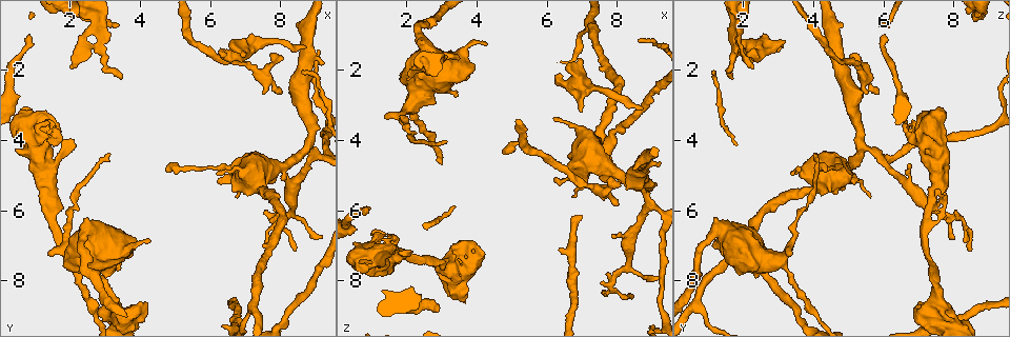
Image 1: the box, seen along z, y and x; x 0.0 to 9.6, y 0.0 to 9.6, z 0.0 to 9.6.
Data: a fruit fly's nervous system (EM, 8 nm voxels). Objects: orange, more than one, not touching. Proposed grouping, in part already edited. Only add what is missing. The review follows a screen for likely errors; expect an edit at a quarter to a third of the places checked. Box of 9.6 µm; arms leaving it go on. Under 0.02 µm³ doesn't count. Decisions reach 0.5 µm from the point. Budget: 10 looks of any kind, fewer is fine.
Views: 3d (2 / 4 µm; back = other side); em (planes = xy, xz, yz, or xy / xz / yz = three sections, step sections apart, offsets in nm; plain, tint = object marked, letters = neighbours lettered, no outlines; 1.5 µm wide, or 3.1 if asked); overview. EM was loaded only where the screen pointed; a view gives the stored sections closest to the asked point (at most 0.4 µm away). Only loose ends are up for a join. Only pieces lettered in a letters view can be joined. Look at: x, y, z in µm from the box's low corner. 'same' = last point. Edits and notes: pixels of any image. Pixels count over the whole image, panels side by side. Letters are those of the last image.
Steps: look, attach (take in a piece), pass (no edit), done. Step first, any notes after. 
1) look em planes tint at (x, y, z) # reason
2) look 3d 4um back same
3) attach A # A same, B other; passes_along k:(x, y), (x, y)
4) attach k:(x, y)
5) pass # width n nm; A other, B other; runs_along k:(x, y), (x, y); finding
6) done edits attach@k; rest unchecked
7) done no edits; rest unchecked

look 3d 4um at (2.00, 3.95, 7.20) # free end

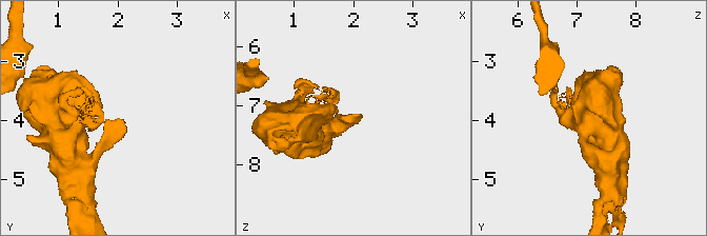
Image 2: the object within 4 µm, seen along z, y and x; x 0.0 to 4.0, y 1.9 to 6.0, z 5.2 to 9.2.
look em planes letters at (2.05, 3.95, 7.20)

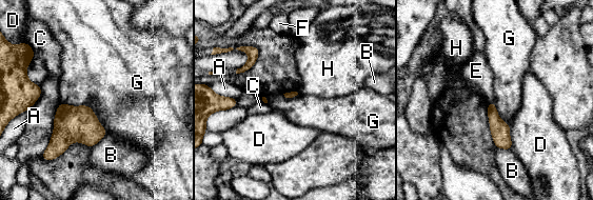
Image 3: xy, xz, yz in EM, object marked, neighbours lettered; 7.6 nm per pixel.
pass # A other, B other, C other, D other, E other, F other, G other, H other; border 3:(60, 101), (89, 105), (106, 132); none of them fits

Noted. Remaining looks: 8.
look 3d 4um at (3.45, 2.20, 1.65) # tapers out

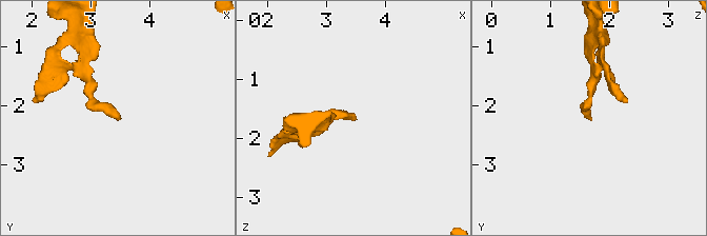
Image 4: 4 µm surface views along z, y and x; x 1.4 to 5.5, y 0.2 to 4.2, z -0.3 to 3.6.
look em planes tint at (3.50, 2.20, 1.65)

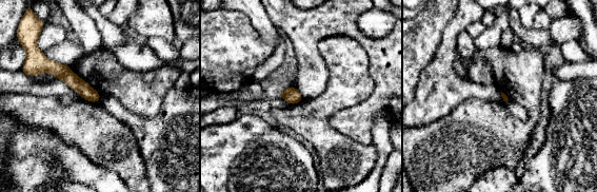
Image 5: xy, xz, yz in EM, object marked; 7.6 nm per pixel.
look em planes letters same # see the neighbours

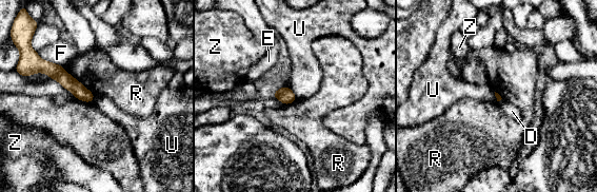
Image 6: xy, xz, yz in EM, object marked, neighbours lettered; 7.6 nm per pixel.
pass # D other, E other, F other, R other, U other, Z other; border 6:(289, 87), (297, 98); no lettered piece goes on from it

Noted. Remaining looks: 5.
look 3d 4um at (7.00, 1.15, 3.20) # an open end

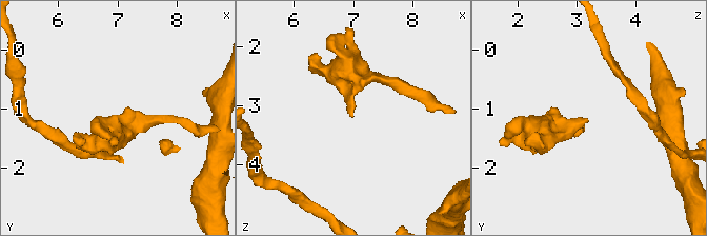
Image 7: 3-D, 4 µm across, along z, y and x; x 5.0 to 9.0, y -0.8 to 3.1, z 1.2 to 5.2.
look em planes letters at (7.00, 1.20, 3.20) # now the EM

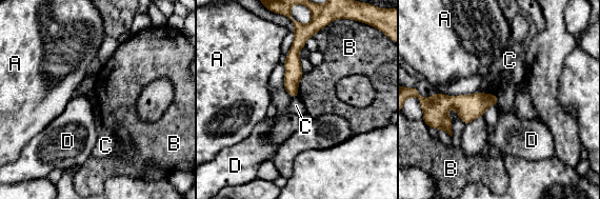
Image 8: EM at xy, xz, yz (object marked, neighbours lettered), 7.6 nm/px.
pass # longest_contact B 200 nm; A other, B other, C other, D other; border 8:(495, 95), (498, 103); none of them fits

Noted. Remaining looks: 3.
look 3d 4um back at (7.75, 1.60, 5.05) # free end

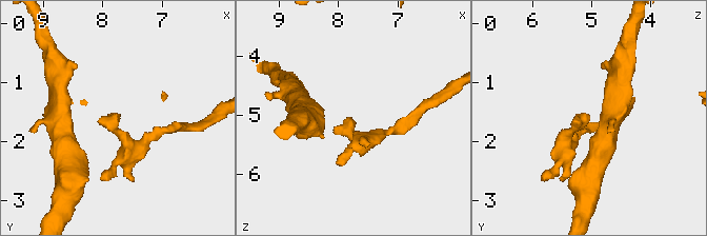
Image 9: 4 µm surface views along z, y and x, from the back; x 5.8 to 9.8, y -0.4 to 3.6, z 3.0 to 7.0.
look em planes letters at (7.75, 1.55, 5.05)

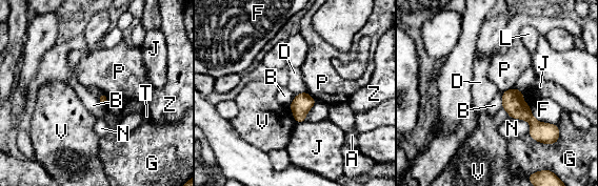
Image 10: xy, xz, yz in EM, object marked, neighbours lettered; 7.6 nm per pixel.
pass # A other, B other, D other, F other, G other, J other, L other, N other, P other, T other, V other, Z other; runs_along 10:(506, 92), (535, 124), (539, 139); none of them fits

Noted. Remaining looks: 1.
done no edits; rest unchecked

